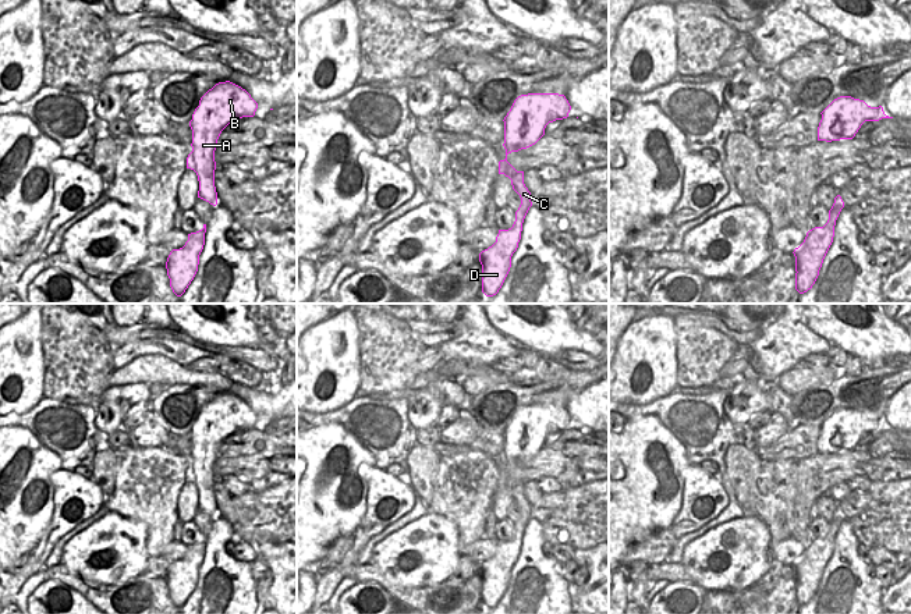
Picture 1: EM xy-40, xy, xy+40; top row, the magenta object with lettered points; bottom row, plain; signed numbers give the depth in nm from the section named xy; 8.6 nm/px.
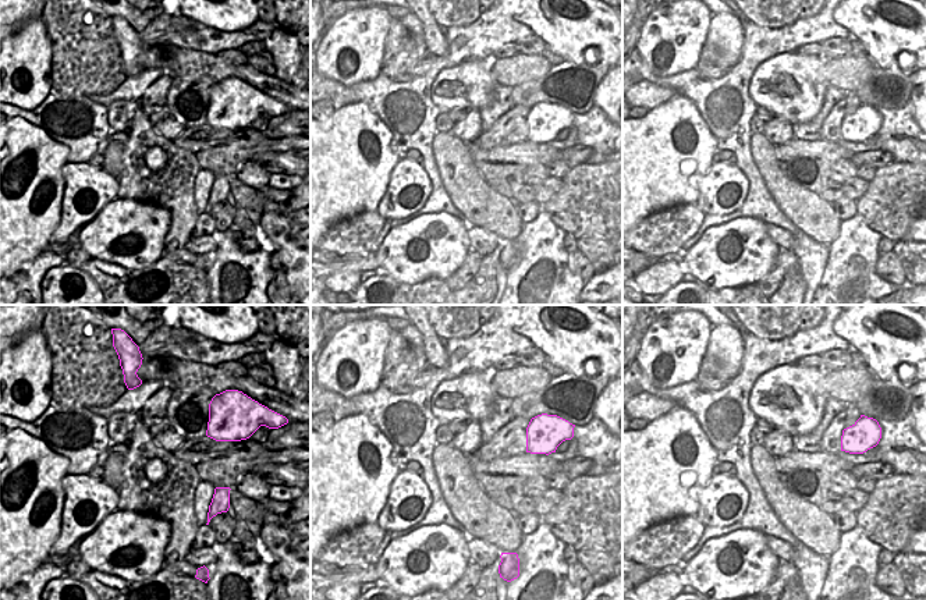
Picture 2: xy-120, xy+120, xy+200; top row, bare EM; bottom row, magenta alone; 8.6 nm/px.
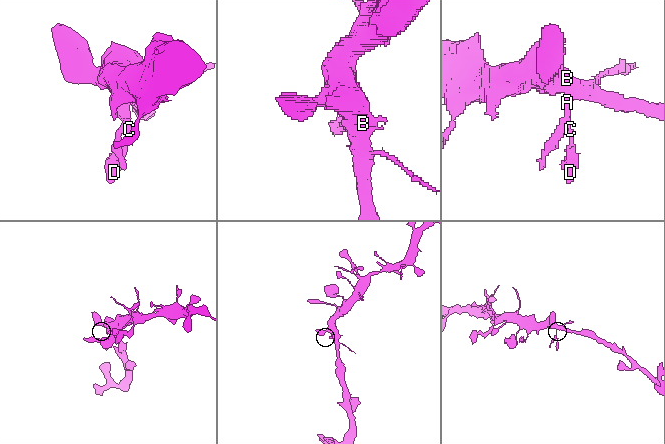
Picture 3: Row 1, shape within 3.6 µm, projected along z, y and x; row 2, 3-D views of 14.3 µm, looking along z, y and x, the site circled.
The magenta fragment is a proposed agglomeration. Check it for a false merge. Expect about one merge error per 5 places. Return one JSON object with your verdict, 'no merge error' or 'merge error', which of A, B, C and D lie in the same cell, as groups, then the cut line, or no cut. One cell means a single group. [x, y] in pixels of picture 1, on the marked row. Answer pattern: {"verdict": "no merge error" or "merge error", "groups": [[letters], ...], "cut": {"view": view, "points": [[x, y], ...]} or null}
{"verdict": "no merge error", "groups": [["A", "B", "C", "D"]], "cut": null}

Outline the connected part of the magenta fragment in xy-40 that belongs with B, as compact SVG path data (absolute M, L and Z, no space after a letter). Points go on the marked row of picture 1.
M226 81L216 84L199 100L192 114L192 152L187 157L187 168L196 173L198 198L217 205L215 187L215 150L221 131L242 117L254 117L258 103L241 86Z

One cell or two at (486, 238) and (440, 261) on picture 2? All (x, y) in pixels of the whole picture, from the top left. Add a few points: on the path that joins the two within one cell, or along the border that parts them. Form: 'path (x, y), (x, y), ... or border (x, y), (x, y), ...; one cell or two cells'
border (468, 226), (468, 247), (471, 249); two cells

